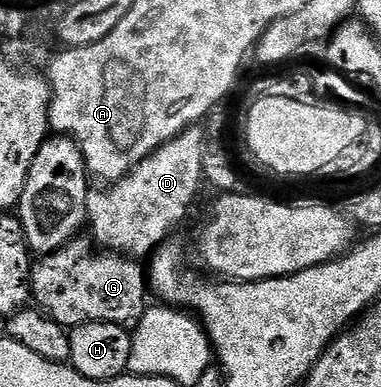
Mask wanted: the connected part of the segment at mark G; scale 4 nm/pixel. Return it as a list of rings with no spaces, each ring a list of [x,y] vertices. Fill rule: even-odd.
[[[88,237],[73,238],[54,254],[38,257],[31,271],[31,298],[60,326],[72,328],[102,322],[132,328],[147,309],[147,270],[136,258],[96,252]]]

